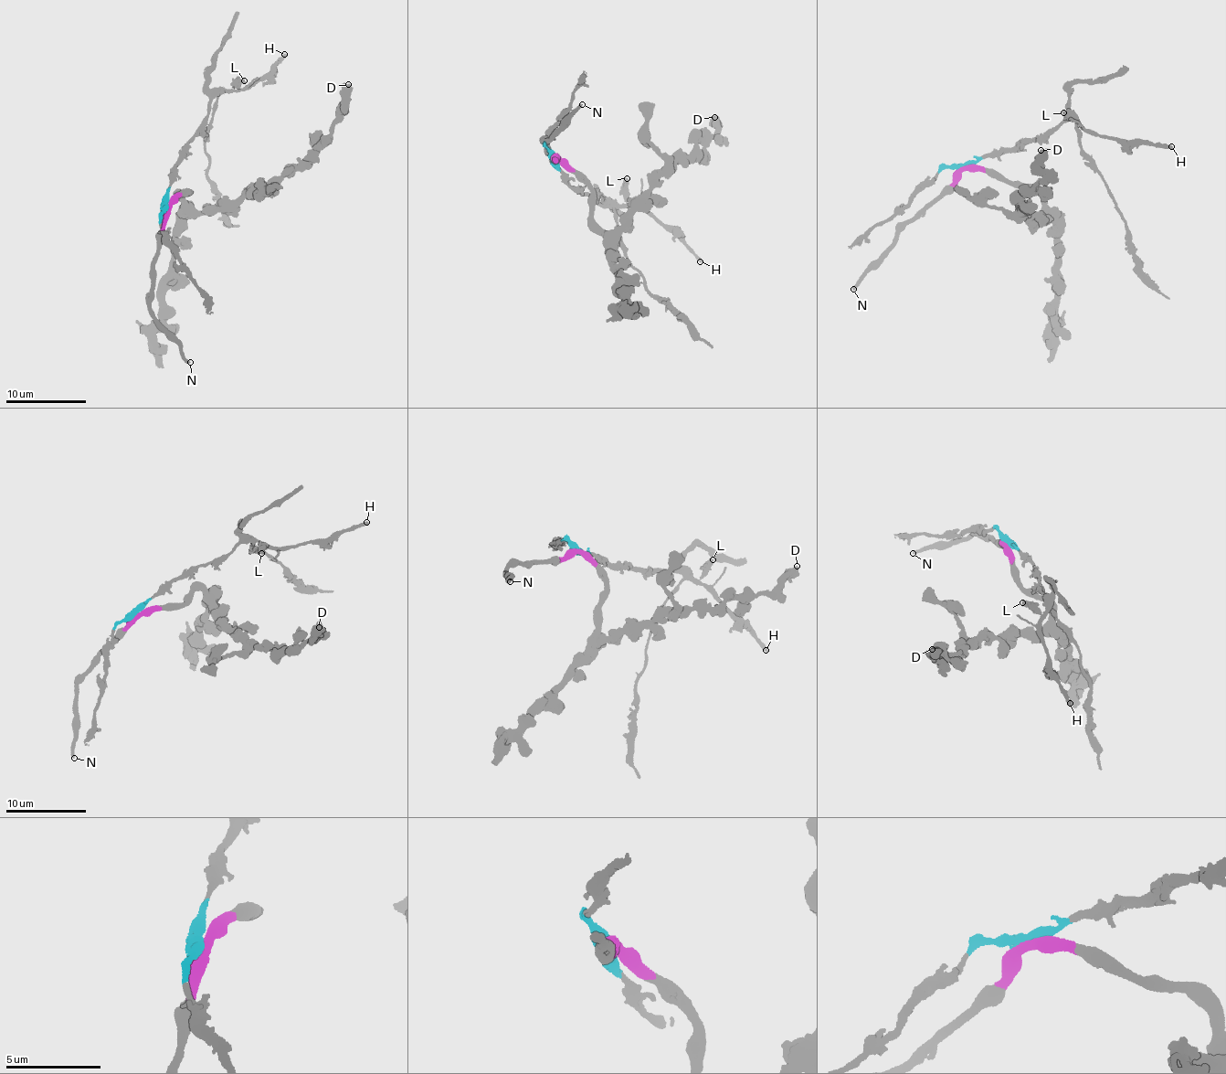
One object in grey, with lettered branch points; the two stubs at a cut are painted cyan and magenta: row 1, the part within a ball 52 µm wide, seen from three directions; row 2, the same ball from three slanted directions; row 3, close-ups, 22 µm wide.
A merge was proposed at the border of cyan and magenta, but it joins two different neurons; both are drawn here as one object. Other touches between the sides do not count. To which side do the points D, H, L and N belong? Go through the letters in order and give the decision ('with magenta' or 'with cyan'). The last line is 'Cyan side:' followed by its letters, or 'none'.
D: with magenta
H: with cyan
L: with cyan
N: with magenta
Cyan side: H, L

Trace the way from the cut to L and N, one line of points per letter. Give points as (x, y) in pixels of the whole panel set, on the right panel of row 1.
L: (960, 167), (987, 156), (999, 154), (1068, 120), (1079, 122), (1062, 113)
N: (961, 168), (951, 192), (900, 233), (880, 258), (871, 261), (853, 290)

